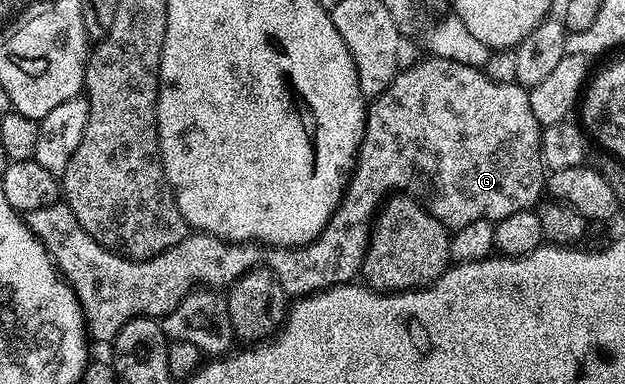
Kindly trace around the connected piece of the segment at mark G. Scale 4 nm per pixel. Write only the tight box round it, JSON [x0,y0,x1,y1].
[26,55,546,342]

